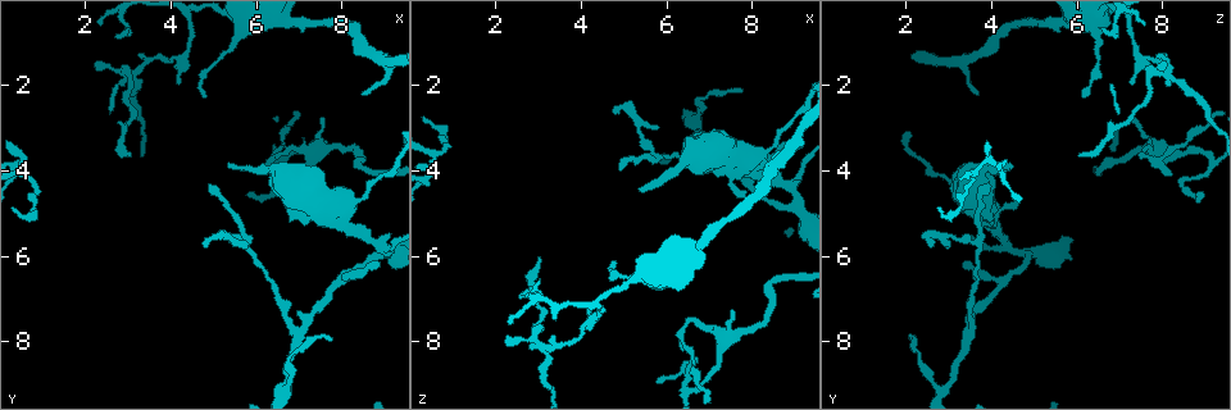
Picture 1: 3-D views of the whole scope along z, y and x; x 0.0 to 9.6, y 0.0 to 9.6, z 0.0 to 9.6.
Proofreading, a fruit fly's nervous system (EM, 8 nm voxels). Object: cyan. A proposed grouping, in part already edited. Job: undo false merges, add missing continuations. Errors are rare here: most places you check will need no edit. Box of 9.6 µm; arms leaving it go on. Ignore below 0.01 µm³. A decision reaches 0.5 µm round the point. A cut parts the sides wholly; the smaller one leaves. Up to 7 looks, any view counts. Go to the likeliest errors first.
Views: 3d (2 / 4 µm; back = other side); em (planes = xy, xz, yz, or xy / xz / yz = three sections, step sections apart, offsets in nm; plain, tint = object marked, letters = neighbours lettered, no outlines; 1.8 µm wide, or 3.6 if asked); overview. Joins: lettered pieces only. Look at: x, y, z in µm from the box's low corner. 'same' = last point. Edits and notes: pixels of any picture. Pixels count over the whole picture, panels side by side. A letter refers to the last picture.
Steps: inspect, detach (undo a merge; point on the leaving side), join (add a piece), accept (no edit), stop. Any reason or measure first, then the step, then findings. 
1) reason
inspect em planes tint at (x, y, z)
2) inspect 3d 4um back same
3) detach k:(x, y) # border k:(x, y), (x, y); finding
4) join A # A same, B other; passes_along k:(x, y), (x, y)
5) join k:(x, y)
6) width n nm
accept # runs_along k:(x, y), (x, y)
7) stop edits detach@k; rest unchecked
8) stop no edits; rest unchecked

tapers out
inspect em planes letters at (3.10, 3.65, 6.00)

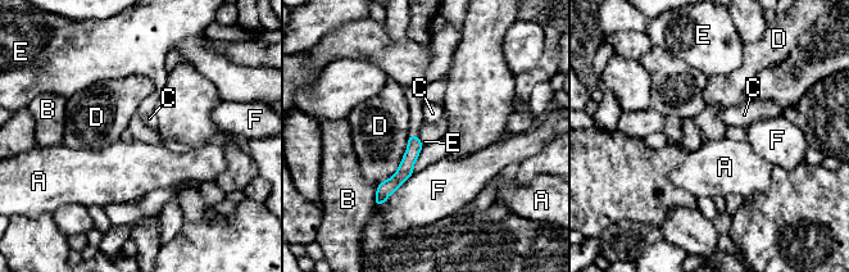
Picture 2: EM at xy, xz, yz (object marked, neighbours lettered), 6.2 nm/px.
width 90 nm
accept # A other, B other, C other, D other, E other, F other; border 2:(417, 136), (423, 145); none of them fits

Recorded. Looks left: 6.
three-way junction
inspect em 3.6um xy step 8 tint at (3.20, 1.70, 8.20)

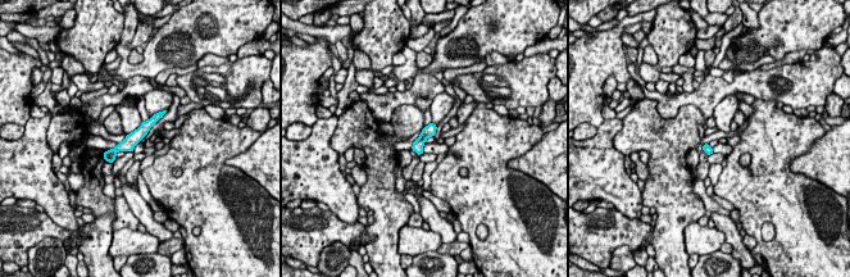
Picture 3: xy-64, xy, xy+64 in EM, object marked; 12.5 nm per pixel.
inspect em 3.6um planes letters same

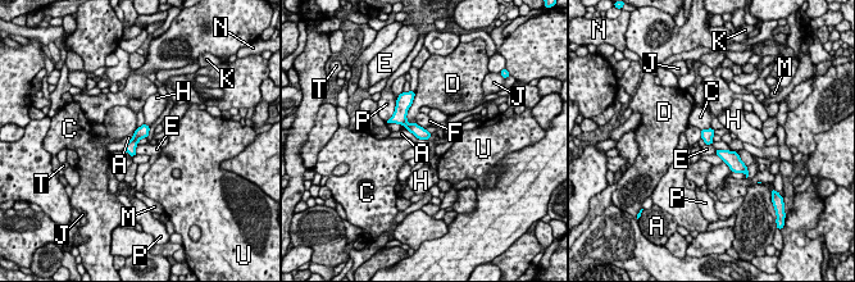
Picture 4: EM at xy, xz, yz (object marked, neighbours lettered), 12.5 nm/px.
accept # A other, C other, D other, E other, F other, H other, J other, K other, M other, N other, P other, T other, U other; border 4:(717, 148), (730, 151); all the same neuron

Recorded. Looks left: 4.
two arms in line, one across
inspect em planes letters at (5.75, 5.65, 3.65)

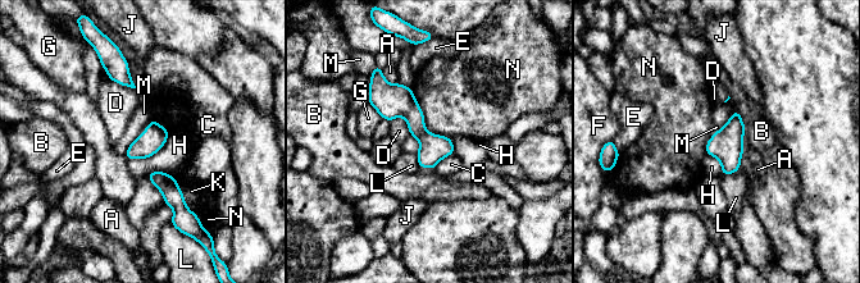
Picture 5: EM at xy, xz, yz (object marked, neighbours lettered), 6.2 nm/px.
longest_contact N 400 nm
accept # A other, B other, C other, D other, E other, F other, G other, H other, J other, K other, L other, M other, N other; one neuron here

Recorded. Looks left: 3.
stop no edits; rest unchecked

